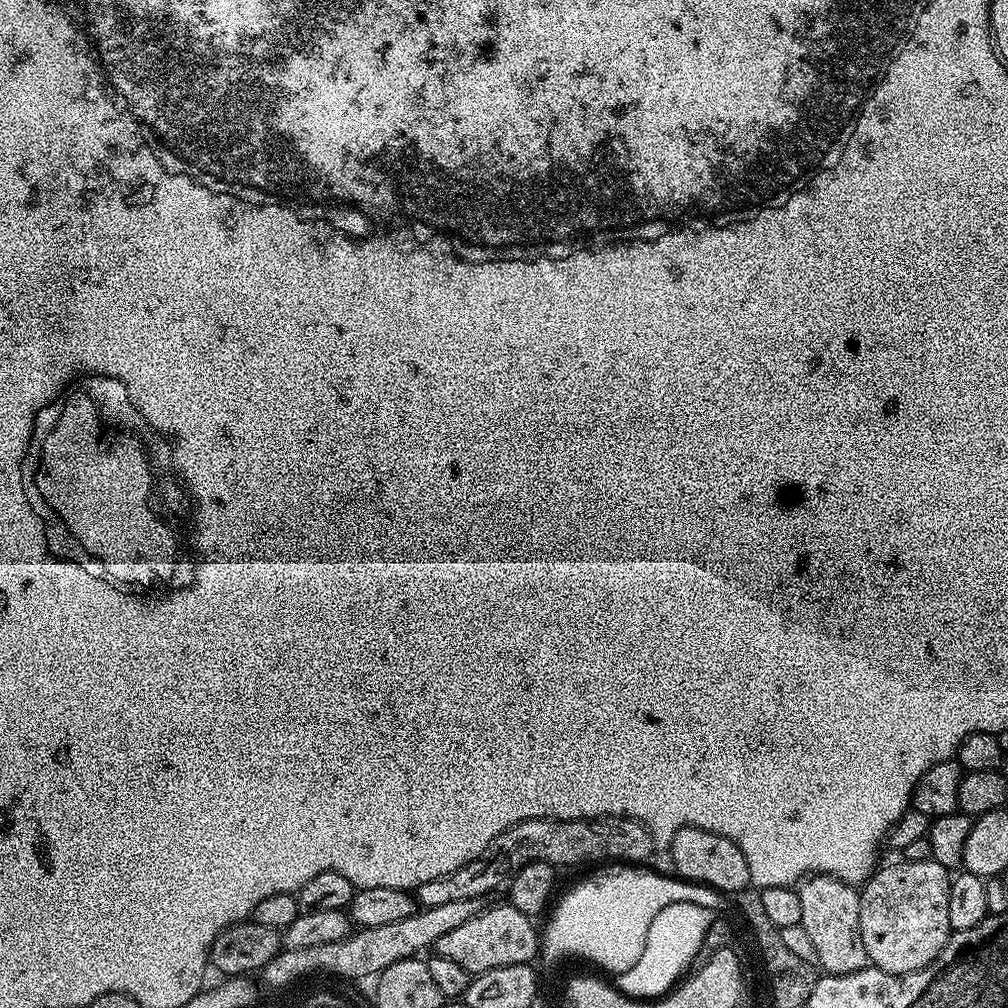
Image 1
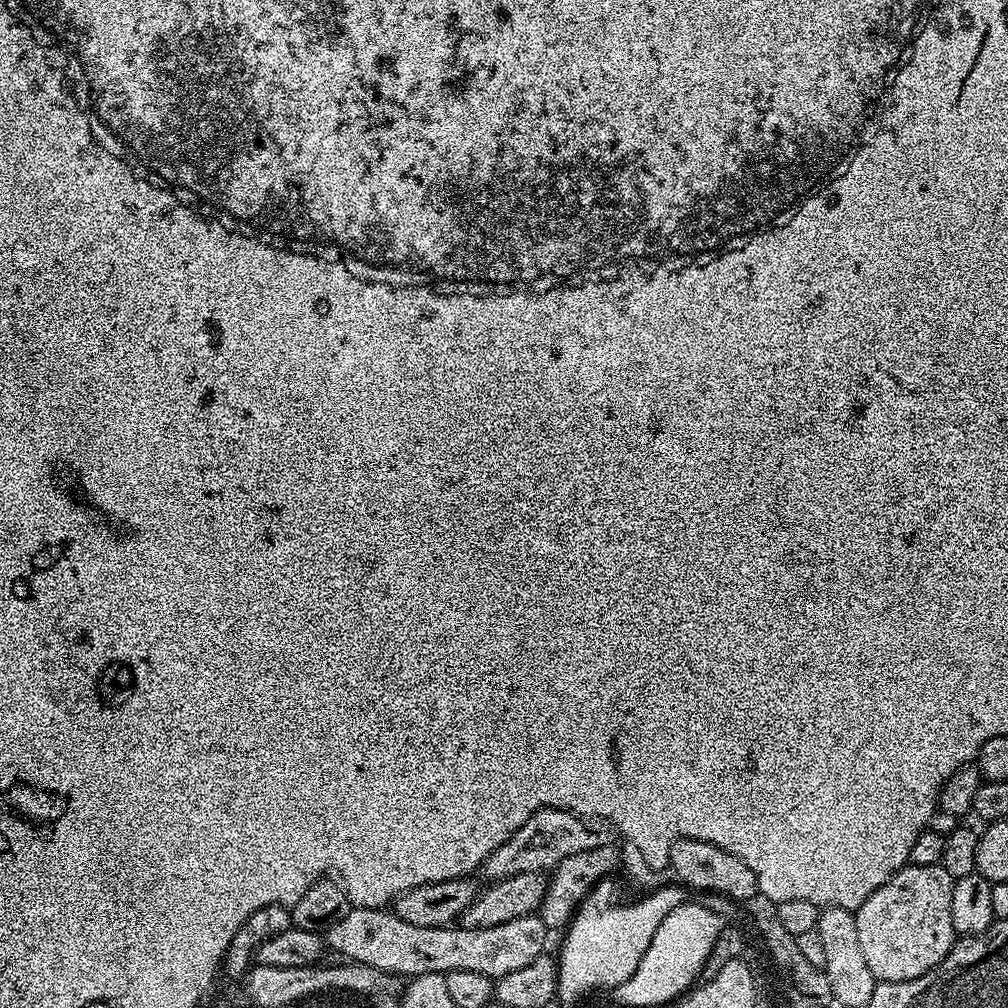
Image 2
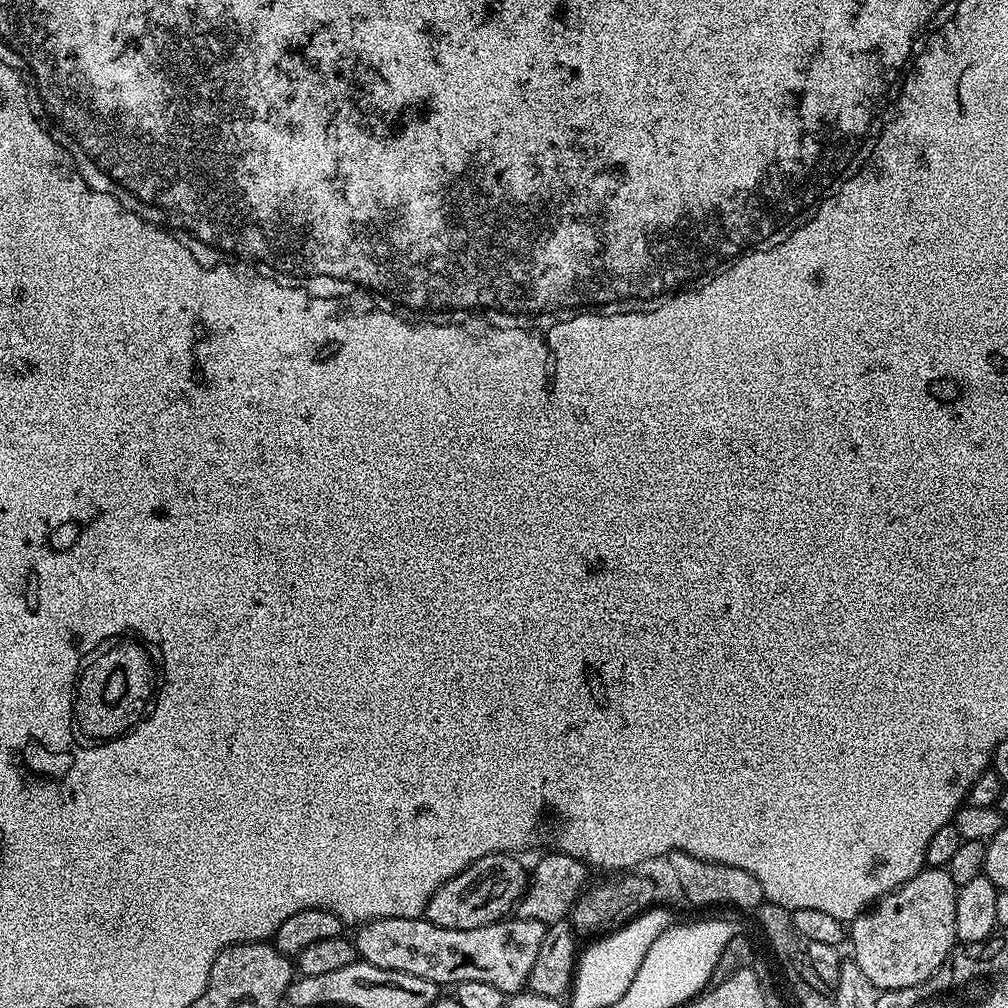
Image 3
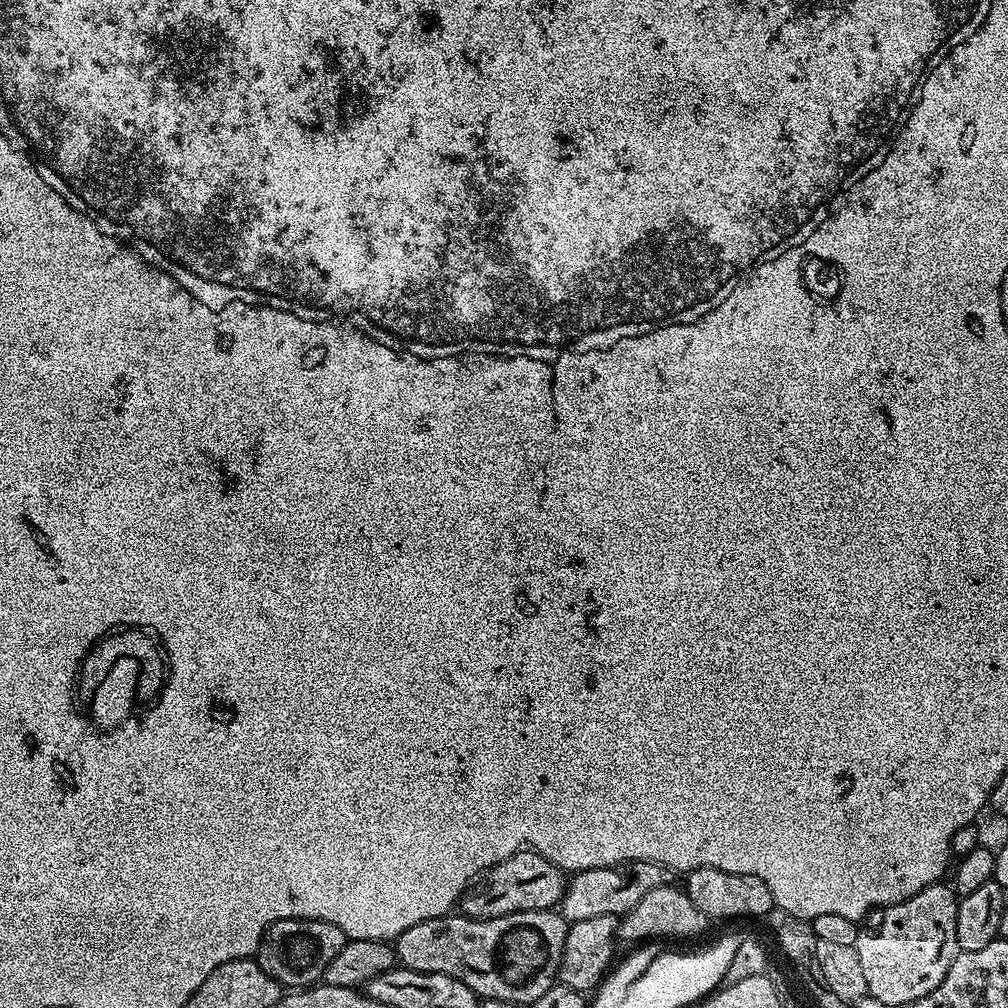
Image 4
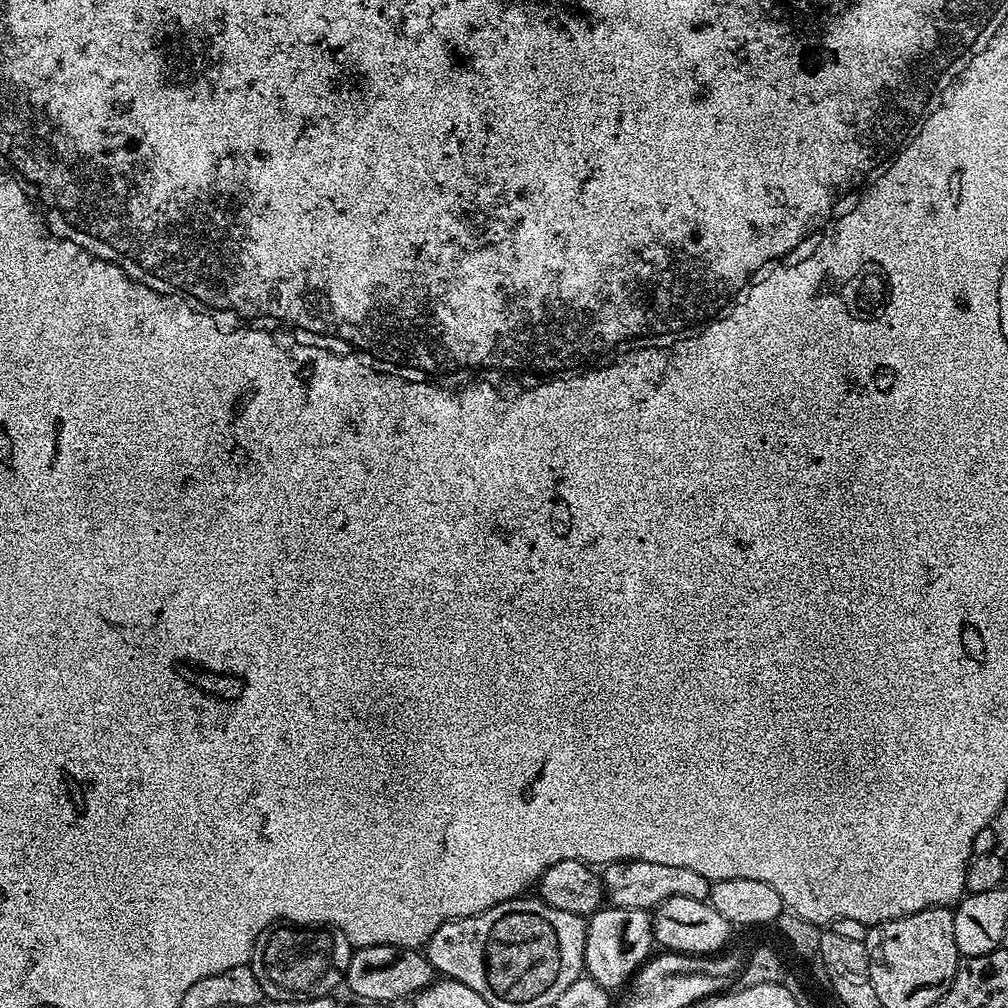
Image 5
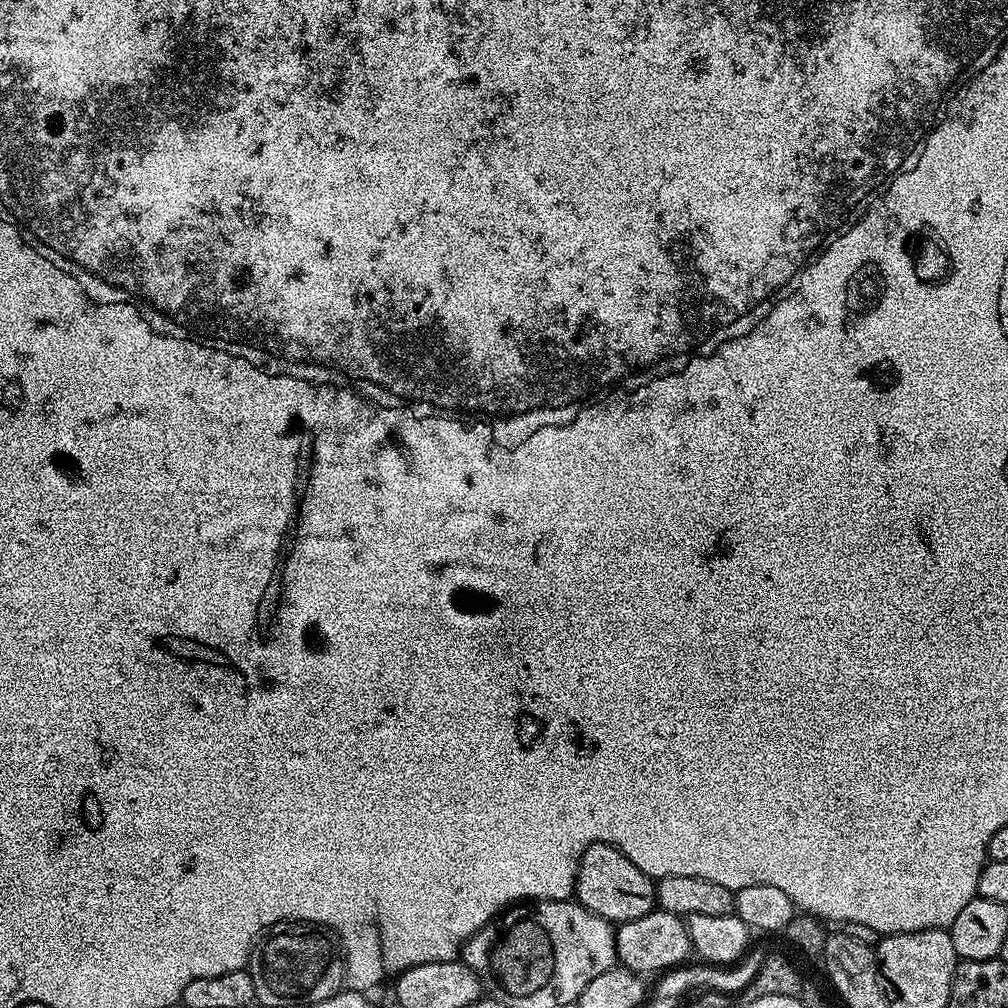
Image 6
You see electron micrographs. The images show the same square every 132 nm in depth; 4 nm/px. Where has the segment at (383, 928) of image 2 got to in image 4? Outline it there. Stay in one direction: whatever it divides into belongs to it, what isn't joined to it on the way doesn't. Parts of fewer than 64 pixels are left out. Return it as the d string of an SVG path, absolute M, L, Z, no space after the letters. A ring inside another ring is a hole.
M556 910L511 912L489 920L475 920L463 914L449 914L418 922L418 926L410 926L410 930L396 937L394 951L397 961L412 972L446 974L470 986L470 990L474 990L476 995L484 1000L501 1000L514 1002L518 1006L530 1006L557 983L568 926L569 921Z

